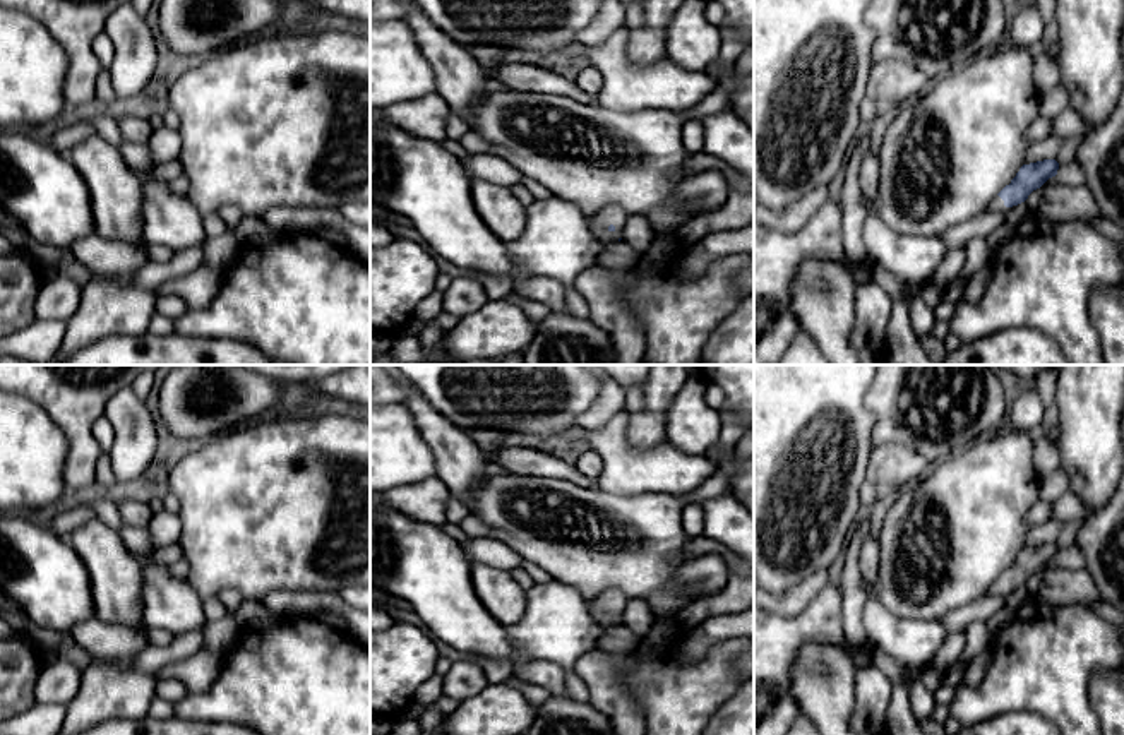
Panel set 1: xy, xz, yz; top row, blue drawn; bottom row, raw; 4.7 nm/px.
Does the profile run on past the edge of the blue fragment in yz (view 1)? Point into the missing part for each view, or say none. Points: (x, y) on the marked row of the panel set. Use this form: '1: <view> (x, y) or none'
1: yz (996, 204)

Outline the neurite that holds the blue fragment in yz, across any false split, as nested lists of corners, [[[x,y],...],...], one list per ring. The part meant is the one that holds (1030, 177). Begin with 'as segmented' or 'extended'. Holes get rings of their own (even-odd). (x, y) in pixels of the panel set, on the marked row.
extended | [[[1055,159],[1023,164],[1011,183],[990,200],[987,211],[1007,212],[1013,206],[1025,202],[1049,178],[1055,176],[1057,170],[1059,163]]]

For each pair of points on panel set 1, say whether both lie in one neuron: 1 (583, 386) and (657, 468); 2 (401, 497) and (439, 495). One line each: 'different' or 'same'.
1: different
2: same

